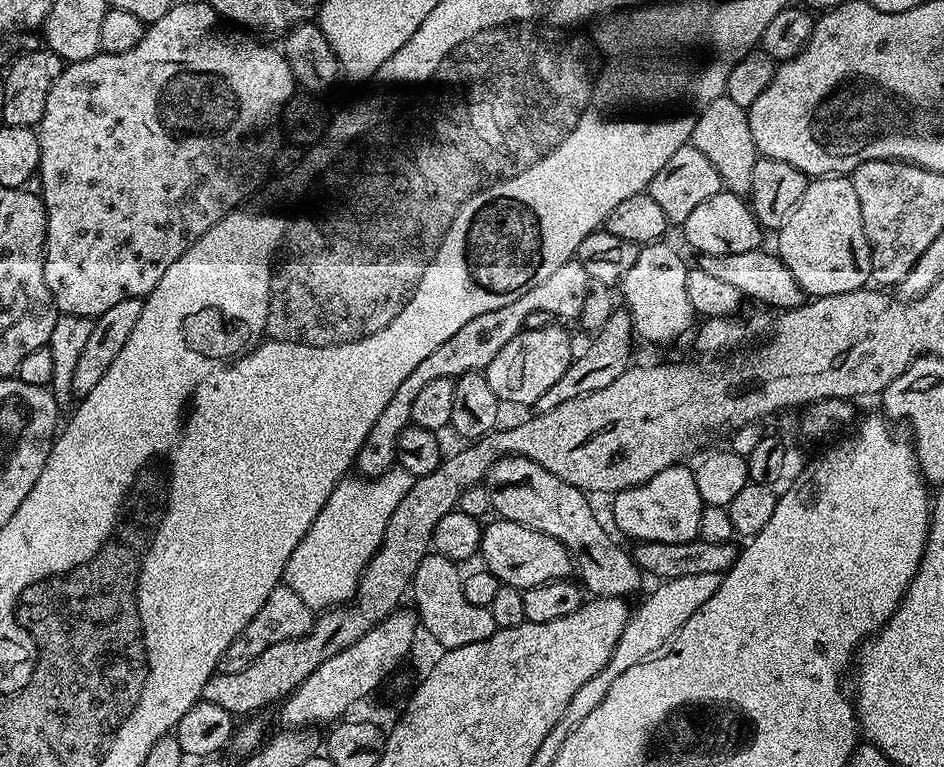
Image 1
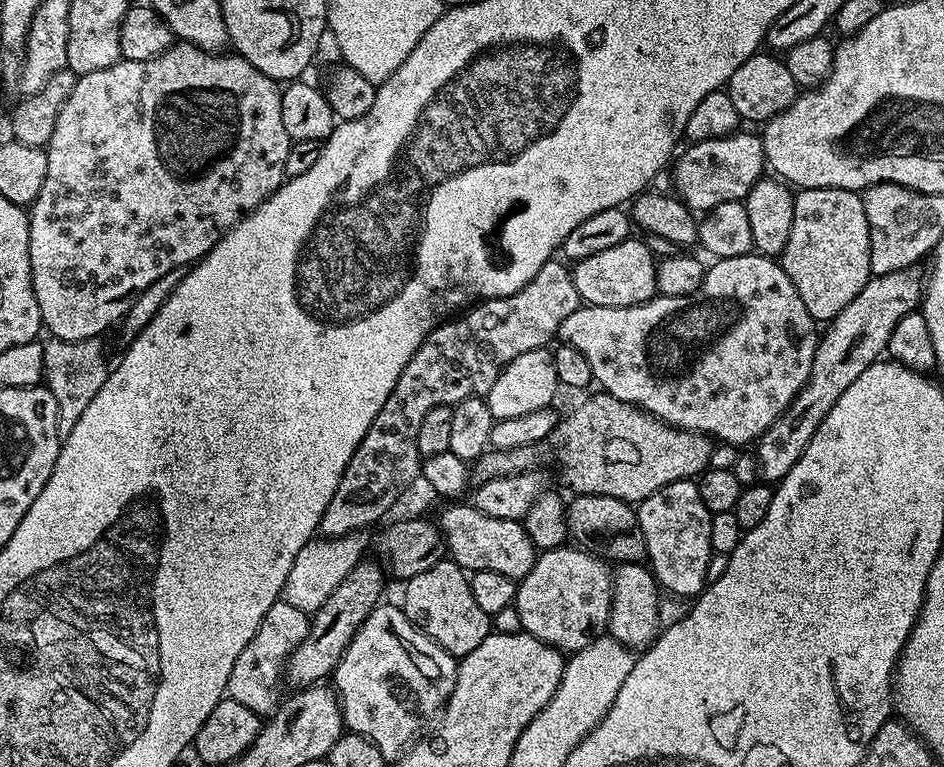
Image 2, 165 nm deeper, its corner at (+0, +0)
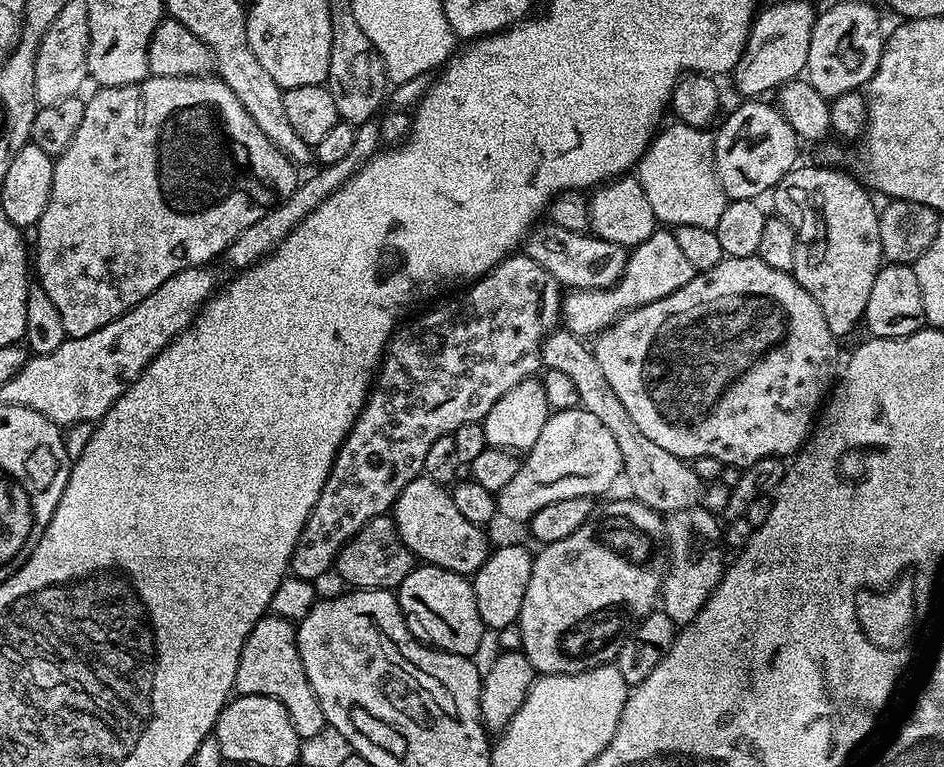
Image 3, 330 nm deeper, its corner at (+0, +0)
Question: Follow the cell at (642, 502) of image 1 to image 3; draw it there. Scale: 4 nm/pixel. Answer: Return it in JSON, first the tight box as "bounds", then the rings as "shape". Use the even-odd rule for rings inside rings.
{"bounds":[658,506,726,626],"shape":[[[701,506],[667,513],[663,521],[663,543],[666,548],[668,544],[668,573],[665,576],[663,573],[658,600],[672,623],[683,626],[700,613],[724,574],[726,561],[722,551],[722,524]]]}

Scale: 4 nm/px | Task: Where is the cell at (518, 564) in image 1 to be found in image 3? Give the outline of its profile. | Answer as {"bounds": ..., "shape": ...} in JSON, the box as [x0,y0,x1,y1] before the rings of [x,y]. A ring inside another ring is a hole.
{"bounds":[390,476,490,577],"shape":[[[417,476],[400,491],[390,515],[396,521],[402,542],[417,561],[471,577],[488,557],[490,543],[484,533],[487,531],[481,525],[471,524],[467,518],[462,518],[454,506],[451,491],[428,476]]]}

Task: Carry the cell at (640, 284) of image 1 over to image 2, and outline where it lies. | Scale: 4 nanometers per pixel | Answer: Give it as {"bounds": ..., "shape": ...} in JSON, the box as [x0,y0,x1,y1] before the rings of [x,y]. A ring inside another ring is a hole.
{"bounds":[571,239,657,306],"shape":[[[636,239],[623,240],[618,246],[610,246],[610,250],[598,250],[598,254],[590,254],[590,258],[582,258],[571,265],[574,286],[585,305],[634,306],[657,295],[657,257],[643,239]]]}

